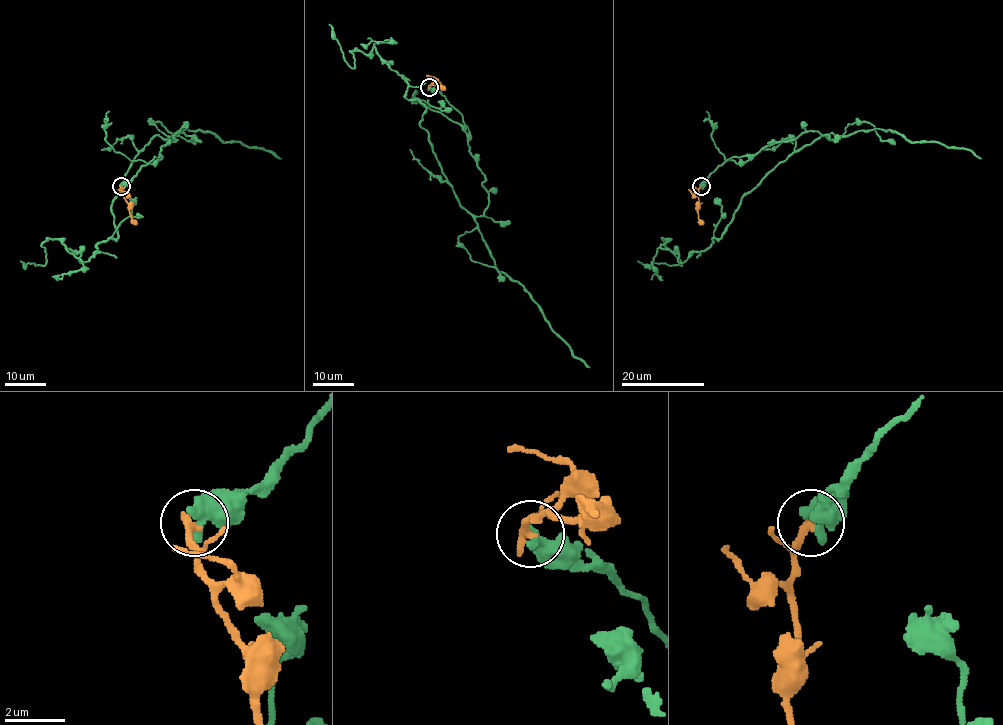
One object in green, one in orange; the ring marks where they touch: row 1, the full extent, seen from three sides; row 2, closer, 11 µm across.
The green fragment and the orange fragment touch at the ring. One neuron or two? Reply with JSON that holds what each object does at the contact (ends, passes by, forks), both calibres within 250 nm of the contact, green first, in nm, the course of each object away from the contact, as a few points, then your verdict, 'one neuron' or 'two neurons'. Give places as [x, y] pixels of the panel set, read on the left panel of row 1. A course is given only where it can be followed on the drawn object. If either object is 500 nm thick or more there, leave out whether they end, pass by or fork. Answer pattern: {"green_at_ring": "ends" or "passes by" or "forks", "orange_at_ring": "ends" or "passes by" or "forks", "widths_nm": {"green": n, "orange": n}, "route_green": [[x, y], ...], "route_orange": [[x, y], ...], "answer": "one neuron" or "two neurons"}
{"widths_nm": {"green": 550, "orange": 320}, "route_green": [[120, 185], [181, 131], [132, 161], [116, 238], [82, 263], [58, 239], [44, 265], [20, 261]], "route_orange": [[120, 186], [130, 217], [136, 224]], "answer": "two neurons"}

